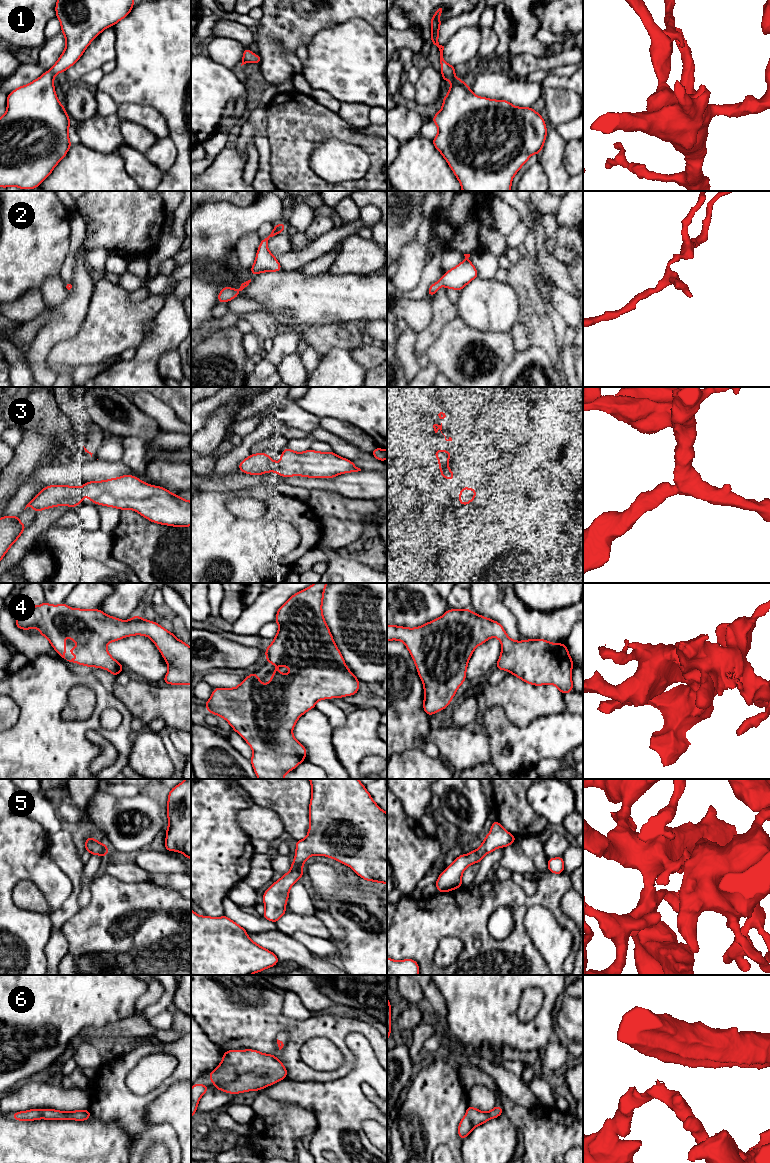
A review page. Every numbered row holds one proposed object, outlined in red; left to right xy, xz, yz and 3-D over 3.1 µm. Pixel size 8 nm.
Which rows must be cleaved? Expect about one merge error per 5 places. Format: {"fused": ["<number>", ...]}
{"fused": []}

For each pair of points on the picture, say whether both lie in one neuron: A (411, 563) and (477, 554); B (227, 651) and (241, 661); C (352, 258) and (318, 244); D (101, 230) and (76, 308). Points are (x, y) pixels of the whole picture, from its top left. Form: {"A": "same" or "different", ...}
{"A": "different", "B": "same", "C": "different", "D": "different"}

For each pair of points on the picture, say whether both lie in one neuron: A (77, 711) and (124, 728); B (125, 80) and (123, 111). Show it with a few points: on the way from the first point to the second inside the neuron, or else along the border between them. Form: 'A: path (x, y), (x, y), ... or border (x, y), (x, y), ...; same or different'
A: border (95, 692), (93, 712), (86, 719), (67, 721); different
B: border (119, 103), (145, 103), (147, 105); different

